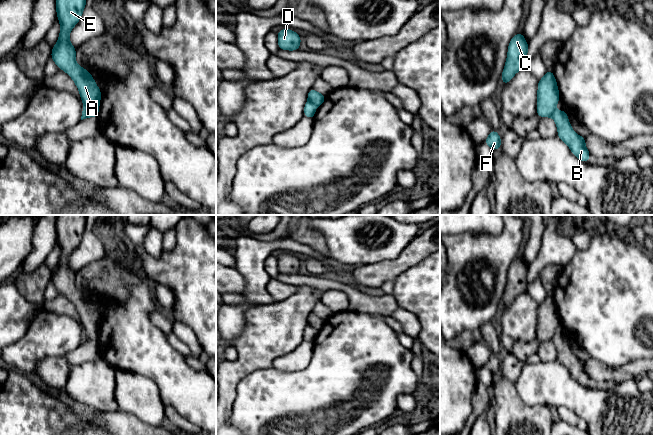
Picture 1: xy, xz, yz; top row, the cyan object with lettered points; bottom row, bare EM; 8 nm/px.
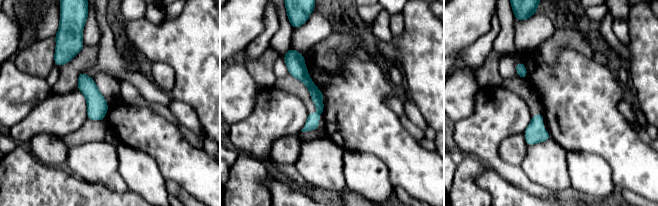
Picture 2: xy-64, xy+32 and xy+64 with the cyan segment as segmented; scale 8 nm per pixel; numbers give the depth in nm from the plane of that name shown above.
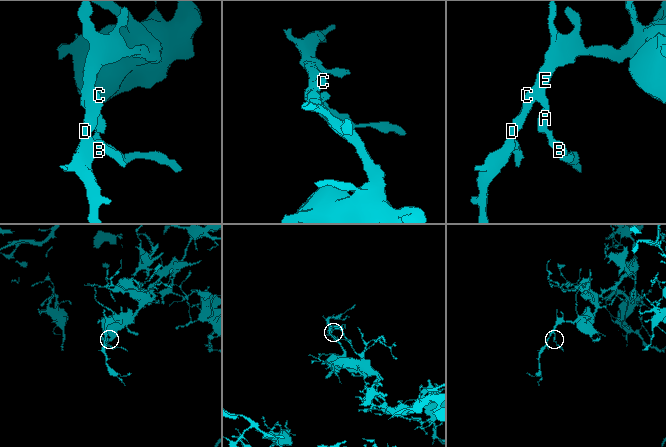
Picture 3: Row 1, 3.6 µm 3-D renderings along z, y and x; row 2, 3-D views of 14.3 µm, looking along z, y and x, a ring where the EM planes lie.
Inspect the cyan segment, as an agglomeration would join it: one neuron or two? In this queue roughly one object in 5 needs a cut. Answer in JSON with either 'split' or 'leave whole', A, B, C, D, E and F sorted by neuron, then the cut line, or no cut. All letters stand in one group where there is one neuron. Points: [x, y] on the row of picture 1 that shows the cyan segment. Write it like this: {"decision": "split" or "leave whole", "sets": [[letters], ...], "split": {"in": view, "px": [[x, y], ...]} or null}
{"decision": "split", "sets": [["A", "C", "D", "E", "F"], ["B"]], "split": {"in": "xz", "px": [[308, 101], [315, 105]]}}

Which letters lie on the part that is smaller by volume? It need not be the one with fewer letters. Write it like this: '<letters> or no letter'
B

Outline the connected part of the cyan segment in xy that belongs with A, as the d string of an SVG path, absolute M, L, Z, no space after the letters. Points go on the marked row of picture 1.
M56 0L57 18L61 23L61 31L58 42L52 48L51 58L59 69L64 70L74 80L88 115L98 118L100 89L89 71L76 63L76 49L69 40L69 33L79 22L85 5L86 0Z

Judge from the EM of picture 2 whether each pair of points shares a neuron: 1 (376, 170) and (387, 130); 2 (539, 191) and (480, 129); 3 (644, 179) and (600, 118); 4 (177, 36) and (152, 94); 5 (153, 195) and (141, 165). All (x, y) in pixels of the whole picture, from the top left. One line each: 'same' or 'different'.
1: different
2: same
3: same
4: different
5: same

